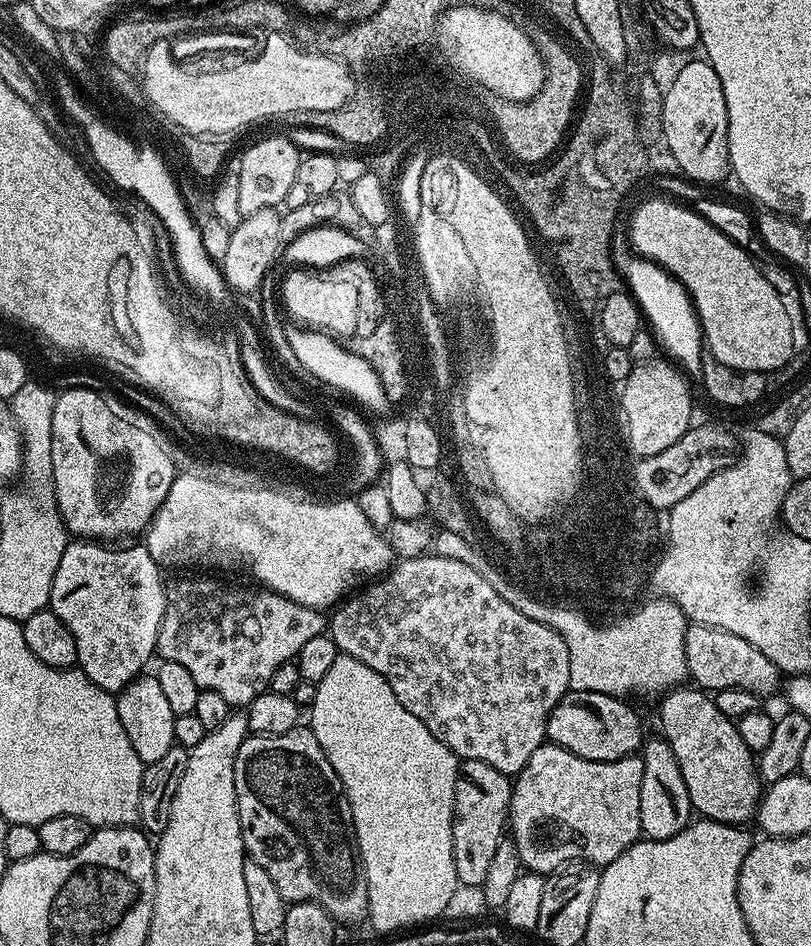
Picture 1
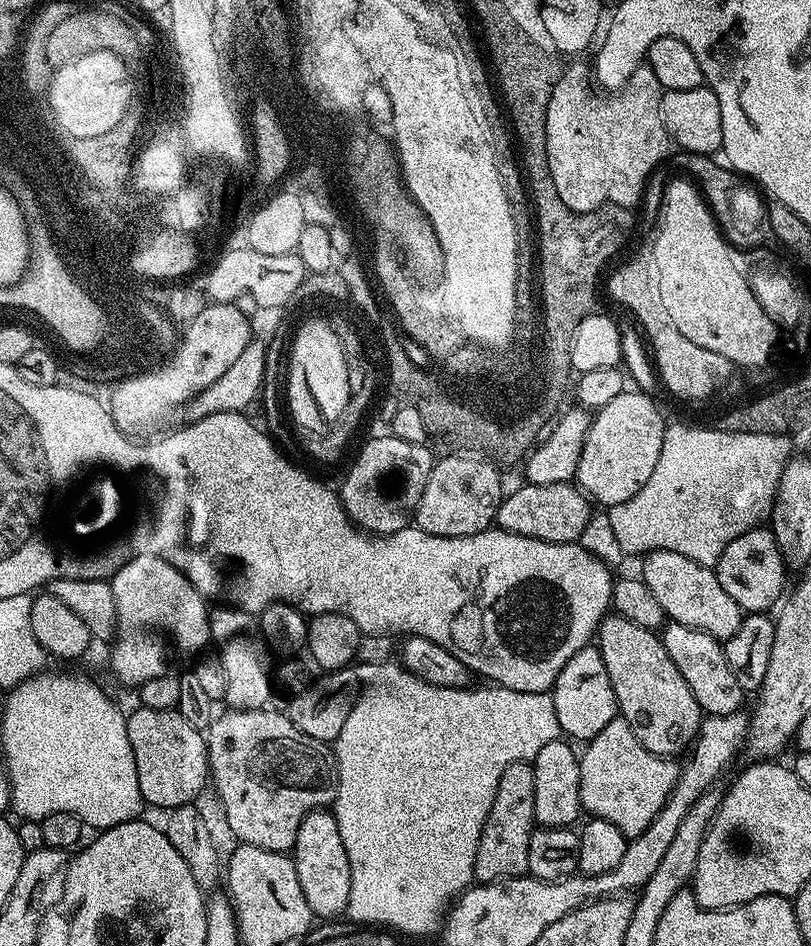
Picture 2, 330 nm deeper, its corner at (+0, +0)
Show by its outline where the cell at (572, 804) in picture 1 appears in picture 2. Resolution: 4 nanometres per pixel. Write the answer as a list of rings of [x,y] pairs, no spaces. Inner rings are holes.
[[[623,718],[612,720],[606,730],[587,741],[583,748],[579,753],[581,809],[589,817],[614,822],[624,836],[641,836],[650,822],[658,818],[662,806],[666,806],[681,765],[675,759],[655,756],[646,750]]]

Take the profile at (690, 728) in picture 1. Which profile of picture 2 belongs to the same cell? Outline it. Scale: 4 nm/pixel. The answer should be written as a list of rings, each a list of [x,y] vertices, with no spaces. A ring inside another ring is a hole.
[[[609,614],[600,621],[598,640],[599,636],[598,647],[606,662],[606,674],[610,674],[610,686],[614,686],[616,707],[619,715],[634,730],[638,742],[642,742],[642,746],[655,756],[676,758],[679,752],[687,753],[700,734],[702,713],[694,694],[690,694],[690,686],[686,686],[686,678],[682,678],[682,674],[678,674],[678,666],[670,662],[663,639],[653,629],[634,626],[634,622],[615,614]]]

